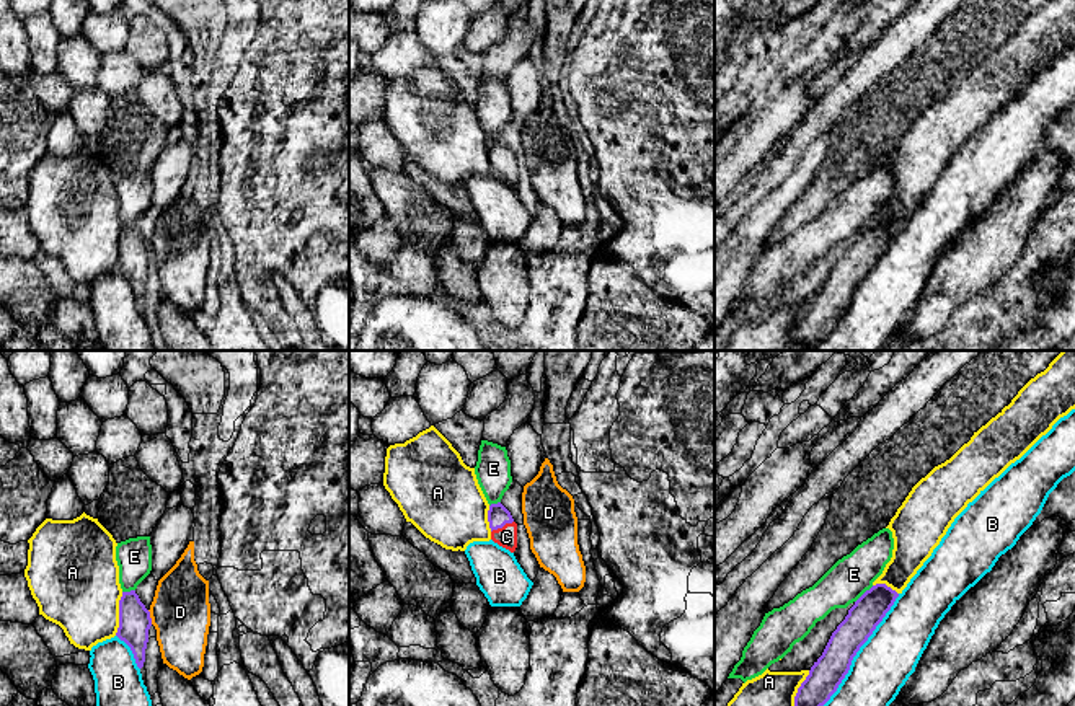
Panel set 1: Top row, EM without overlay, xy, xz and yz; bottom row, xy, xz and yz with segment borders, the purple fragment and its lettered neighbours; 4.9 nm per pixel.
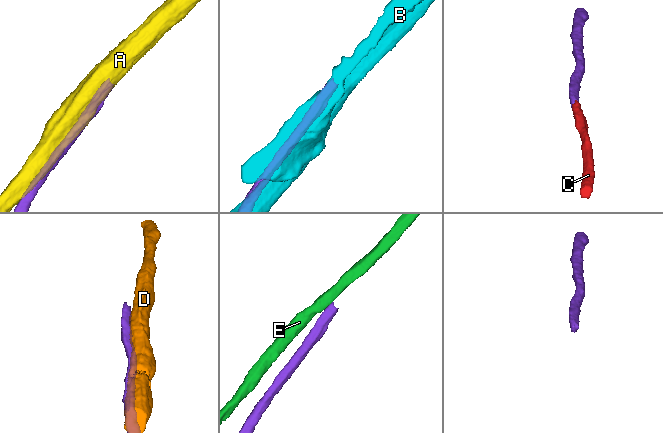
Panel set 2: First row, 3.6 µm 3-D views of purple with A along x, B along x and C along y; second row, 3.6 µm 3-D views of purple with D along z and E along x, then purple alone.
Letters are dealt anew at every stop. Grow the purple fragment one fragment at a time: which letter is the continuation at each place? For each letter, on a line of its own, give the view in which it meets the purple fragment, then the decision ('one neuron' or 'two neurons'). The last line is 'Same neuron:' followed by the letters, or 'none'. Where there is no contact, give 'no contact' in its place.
A: xy | two neurons
B: yz | two neurons
C: xz | one neuron
D: xy | two neurons
E: yz | two neurons
Same neuron: C

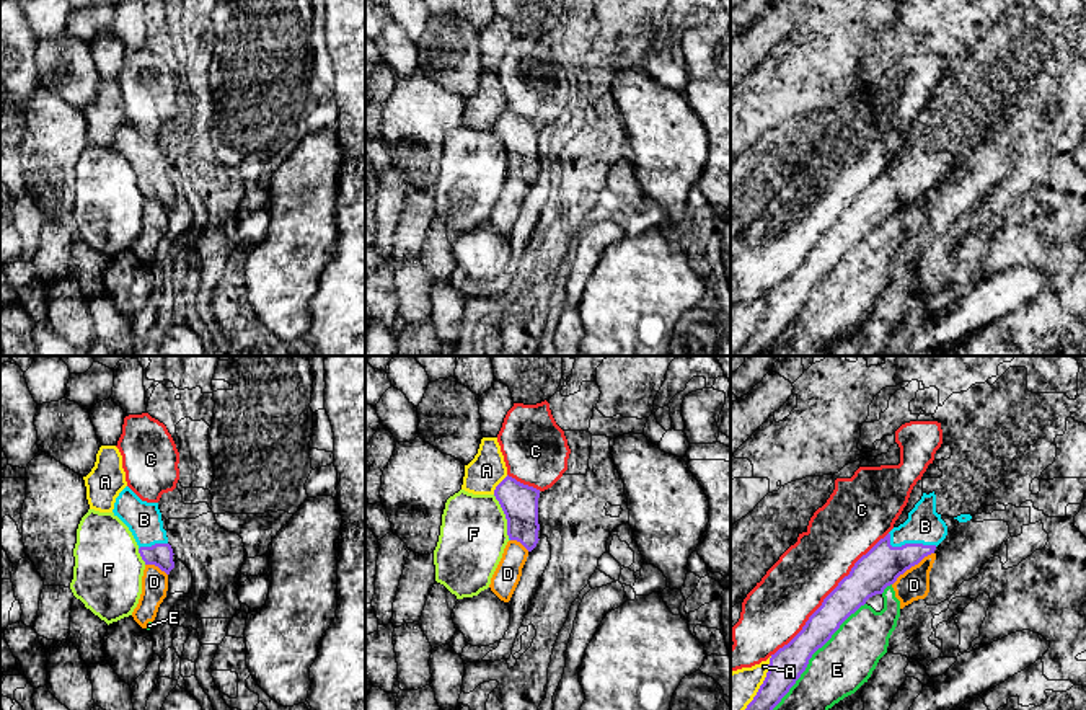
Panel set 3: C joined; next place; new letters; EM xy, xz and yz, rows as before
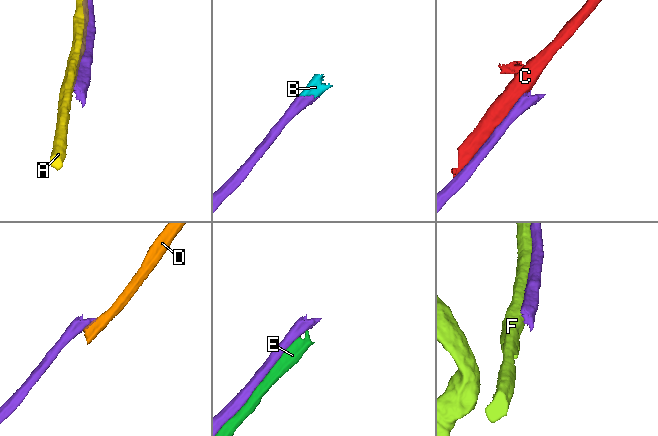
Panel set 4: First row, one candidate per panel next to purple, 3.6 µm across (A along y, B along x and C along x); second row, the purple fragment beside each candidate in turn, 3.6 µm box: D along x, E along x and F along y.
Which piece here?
A: xz | two neurons
B: yz | one neuron
C: yz | two neurons
D: yz | two neurons
E: yz | two neurons
F: xz | two neurons
Same neuron: B

